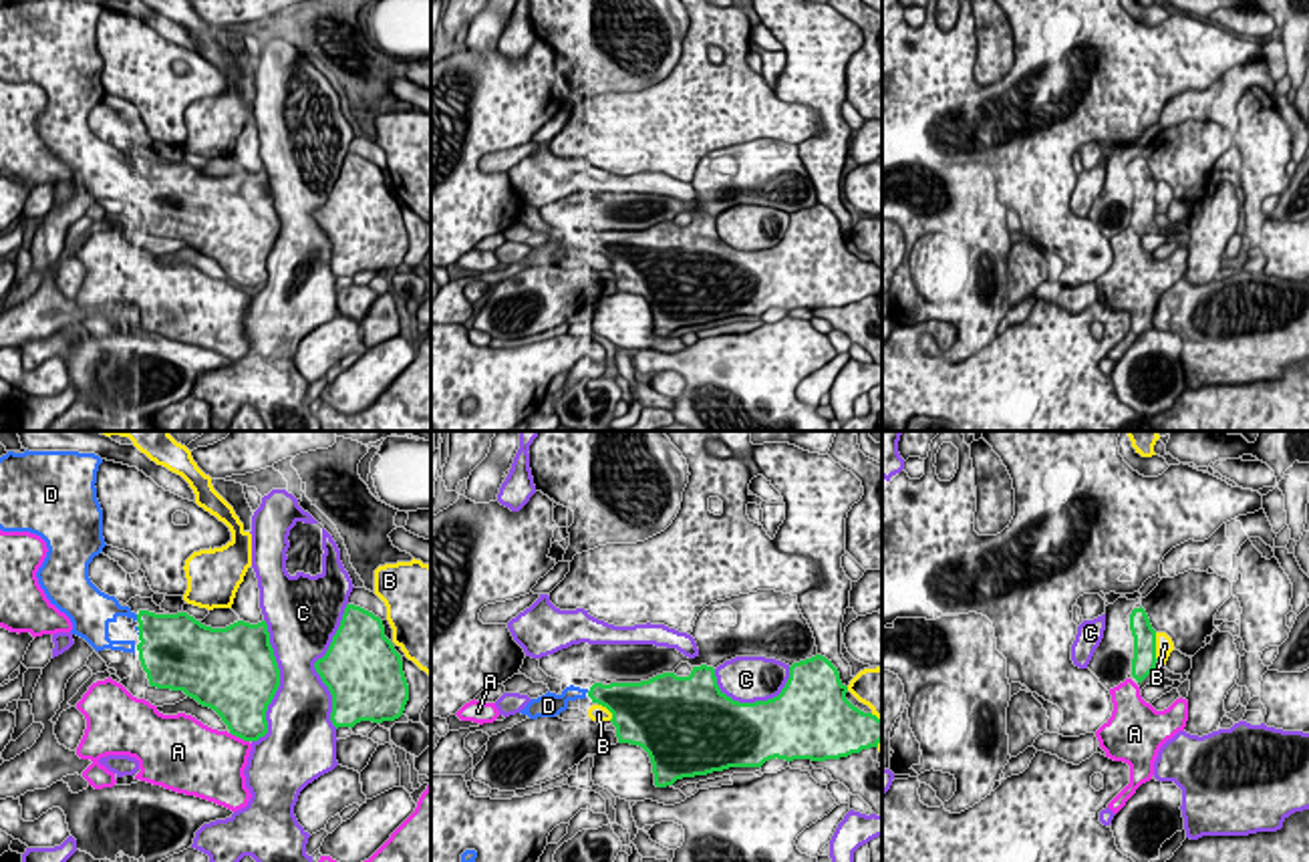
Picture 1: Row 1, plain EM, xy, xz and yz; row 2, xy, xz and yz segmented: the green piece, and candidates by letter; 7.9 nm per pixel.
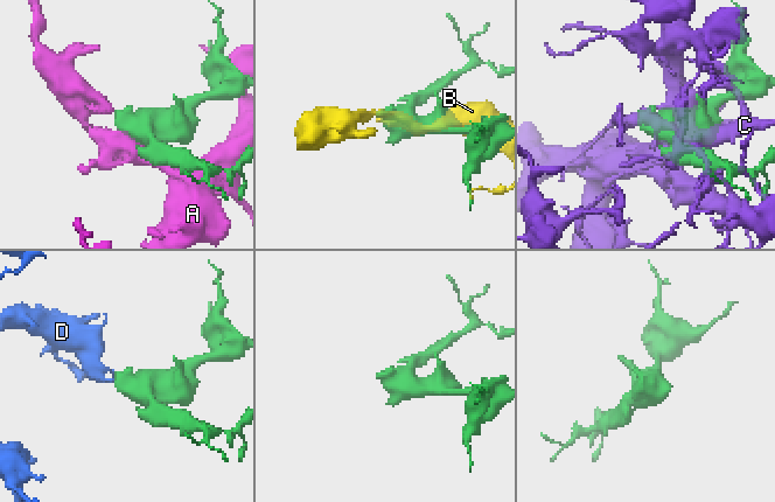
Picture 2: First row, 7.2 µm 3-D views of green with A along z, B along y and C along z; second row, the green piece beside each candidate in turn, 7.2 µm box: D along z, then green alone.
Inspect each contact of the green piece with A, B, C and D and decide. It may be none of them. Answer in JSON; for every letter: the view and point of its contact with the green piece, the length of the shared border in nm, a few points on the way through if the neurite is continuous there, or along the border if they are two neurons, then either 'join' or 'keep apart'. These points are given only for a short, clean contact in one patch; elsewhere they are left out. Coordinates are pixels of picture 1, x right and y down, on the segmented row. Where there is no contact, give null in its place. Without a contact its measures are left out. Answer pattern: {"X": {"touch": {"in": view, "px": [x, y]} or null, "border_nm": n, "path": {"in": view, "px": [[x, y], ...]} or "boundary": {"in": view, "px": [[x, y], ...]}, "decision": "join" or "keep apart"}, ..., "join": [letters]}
{"A": {"touch": {"in": "xy", "px": [240, 738]}, "border_nm": 180, "decision": "keep apart"}, "B": {"touch": {"in": "yz", "px": [1154, 647]}, "border_nm": 220, "decision": "keep apart"}, "C": {"touch": {"in": "xy", "px": [278, 683]}, "border_nm": 1000, "decision": "keep apart"}, "D": {"touch": {"in": "xy", "px": [137, 617]}, "border_nm": 50, "decision": "join"}, "join": ["D"]}

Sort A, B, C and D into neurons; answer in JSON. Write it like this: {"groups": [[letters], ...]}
{"groups": [["A"], ["B"], ["C"], ["D"]]}

